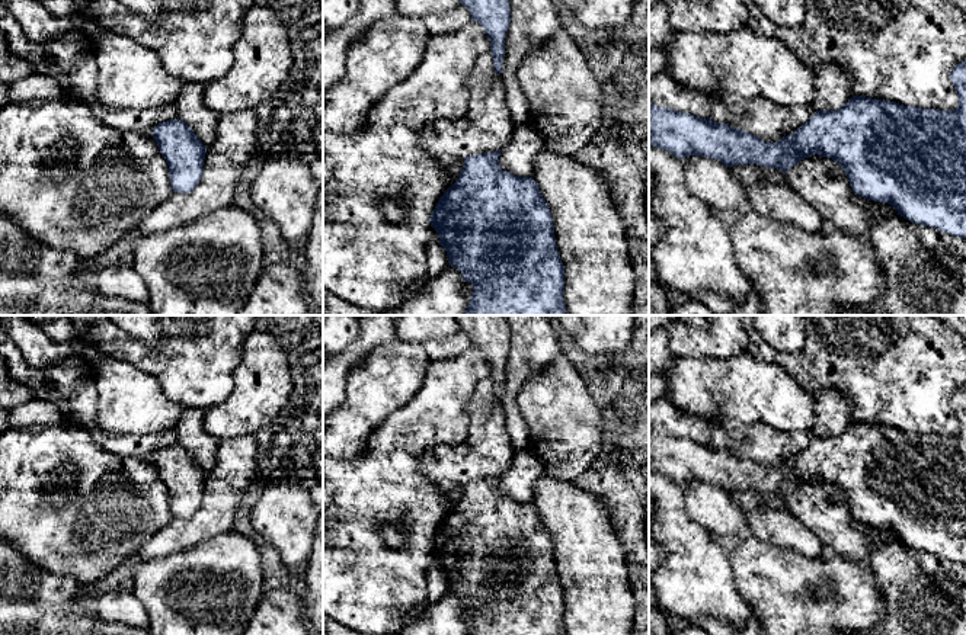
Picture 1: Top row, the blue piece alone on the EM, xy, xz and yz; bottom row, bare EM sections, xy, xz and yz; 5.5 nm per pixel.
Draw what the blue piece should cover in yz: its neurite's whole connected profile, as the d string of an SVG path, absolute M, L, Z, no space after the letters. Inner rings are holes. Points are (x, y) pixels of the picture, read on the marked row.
M966 60L954 65L950 80L959 96L953 110L853 96L841 109L816 110L806 124L777 142L765 142L711 118L703 119L649 102L649 147L666 150L678 158L700 155L719 160L729 169L757 164L780 169L784 174L813 154L828 157L842 166L858 196L889 203L911 222L966 238Z

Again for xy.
M172 119L156 125L153 138L169 166L173 192L192 192L204 171L207 150L202 141L180 119Z

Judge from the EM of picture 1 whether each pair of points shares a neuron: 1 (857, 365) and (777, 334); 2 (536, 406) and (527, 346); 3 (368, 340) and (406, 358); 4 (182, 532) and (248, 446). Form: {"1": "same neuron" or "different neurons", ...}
{"1": "different neurons", "2": "different neurons", "3": "different neurons", "4": "same neuron"}

